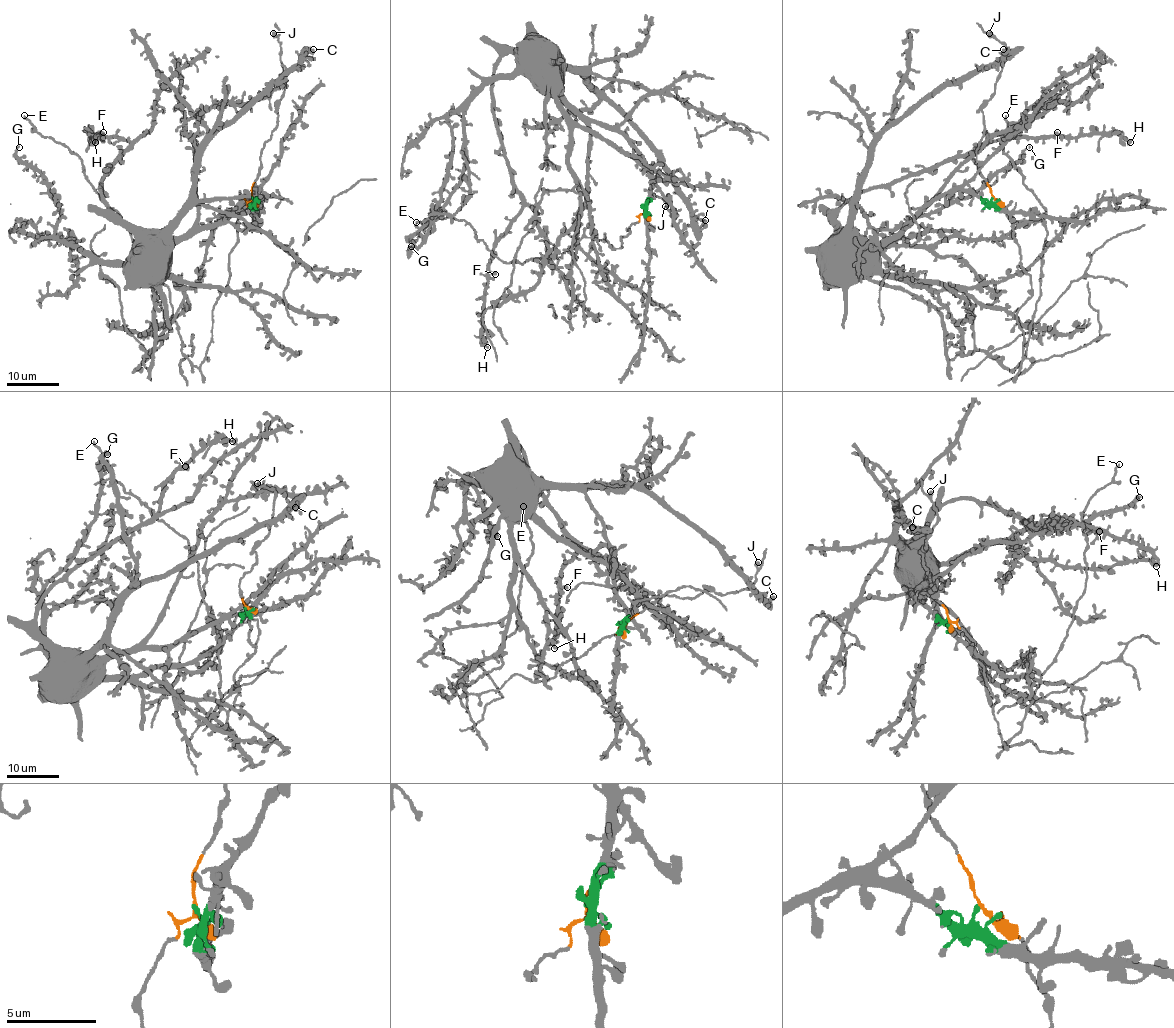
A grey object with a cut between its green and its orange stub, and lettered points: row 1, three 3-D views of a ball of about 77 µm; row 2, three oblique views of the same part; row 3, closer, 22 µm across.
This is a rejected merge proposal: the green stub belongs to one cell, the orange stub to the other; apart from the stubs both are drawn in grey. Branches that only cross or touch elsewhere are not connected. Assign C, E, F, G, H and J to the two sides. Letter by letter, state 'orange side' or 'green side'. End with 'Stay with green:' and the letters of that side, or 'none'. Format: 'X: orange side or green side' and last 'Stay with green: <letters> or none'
C: green side
E: orange side
F: green side
G: green side
H: green side
J: orange side
Stay with green: C, F, G, H

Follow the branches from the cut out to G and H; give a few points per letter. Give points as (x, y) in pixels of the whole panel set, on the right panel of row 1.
G: (992, 197), (955, 190), (936, 195), (856, 262), (909, 223), (969, 198), (1030, 146)
H: (992, 197), (947, 192), (878, 242), (848, 236), (835, 214), (863, 192), (1010, 137), (1122, 135), (1131, 142)

